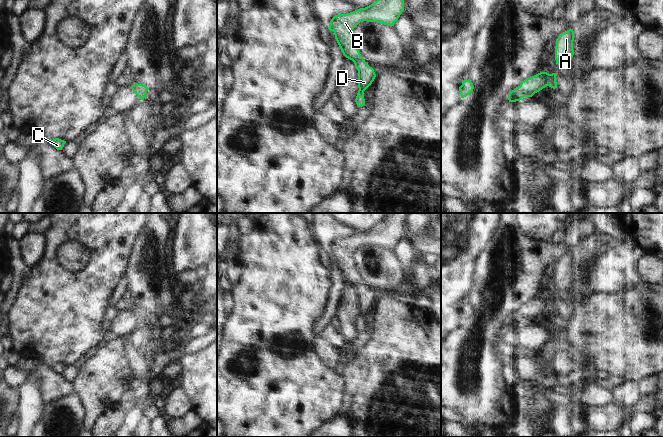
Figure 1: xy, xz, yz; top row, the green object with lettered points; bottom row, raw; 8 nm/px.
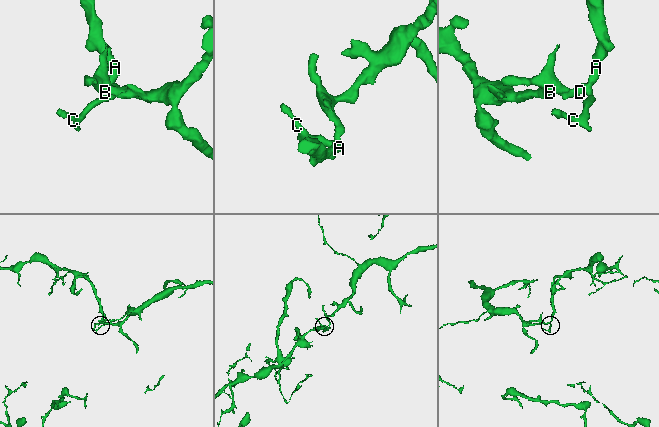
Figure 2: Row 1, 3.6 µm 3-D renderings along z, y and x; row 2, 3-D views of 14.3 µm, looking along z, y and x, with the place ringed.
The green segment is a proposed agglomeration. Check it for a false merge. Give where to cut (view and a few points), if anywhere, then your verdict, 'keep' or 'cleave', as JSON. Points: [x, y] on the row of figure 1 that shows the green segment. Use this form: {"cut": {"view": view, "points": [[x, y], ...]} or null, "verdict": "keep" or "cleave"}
{"cut": null, "verdict": "keep"}

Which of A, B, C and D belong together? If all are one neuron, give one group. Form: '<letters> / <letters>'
A B C D

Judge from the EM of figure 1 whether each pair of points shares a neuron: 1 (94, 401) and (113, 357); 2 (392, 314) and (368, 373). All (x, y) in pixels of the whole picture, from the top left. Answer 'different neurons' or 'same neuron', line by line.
1: same neuron
2: same neuron

